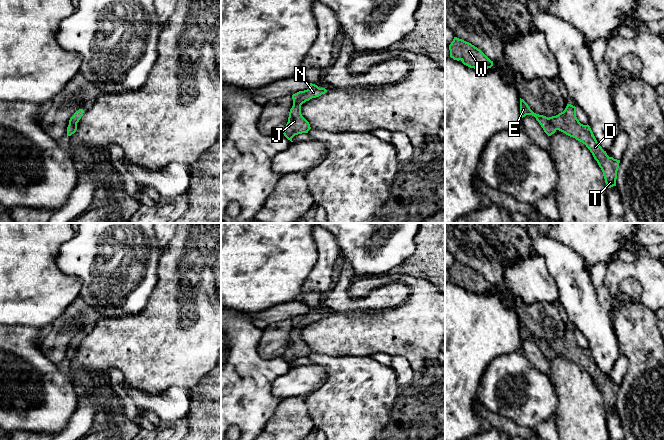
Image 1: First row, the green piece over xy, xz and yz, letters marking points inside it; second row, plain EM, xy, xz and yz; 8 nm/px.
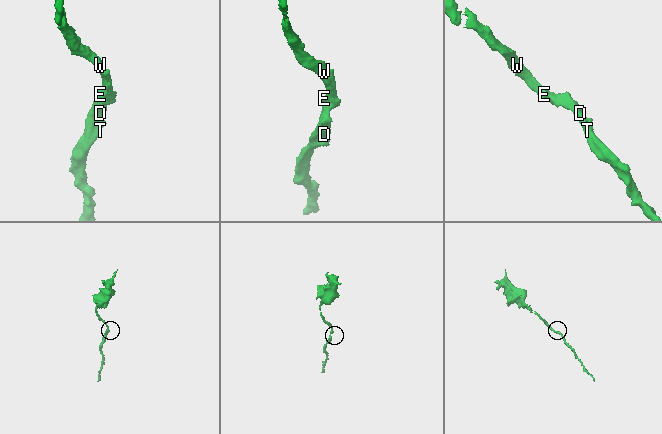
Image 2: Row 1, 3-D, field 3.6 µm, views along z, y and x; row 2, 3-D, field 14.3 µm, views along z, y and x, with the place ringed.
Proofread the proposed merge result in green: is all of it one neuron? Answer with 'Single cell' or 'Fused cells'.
Single cell

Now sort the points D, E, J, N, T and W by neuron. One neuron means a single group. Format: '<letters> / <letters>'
D E J N T W

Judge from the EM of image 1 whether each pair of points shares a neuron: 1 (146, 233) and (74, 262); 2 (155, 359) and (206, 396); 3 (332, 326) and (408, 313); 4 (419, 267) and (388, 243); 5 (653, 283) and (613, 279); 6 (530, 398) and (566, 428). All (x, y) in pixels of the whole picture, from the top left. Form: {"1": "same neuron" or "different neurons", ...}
{"1": "same neuron", "2": "different neurons", "3": "same neuron", "4": "different neurons", "5": "same neuron", "6": "different neurons"}

